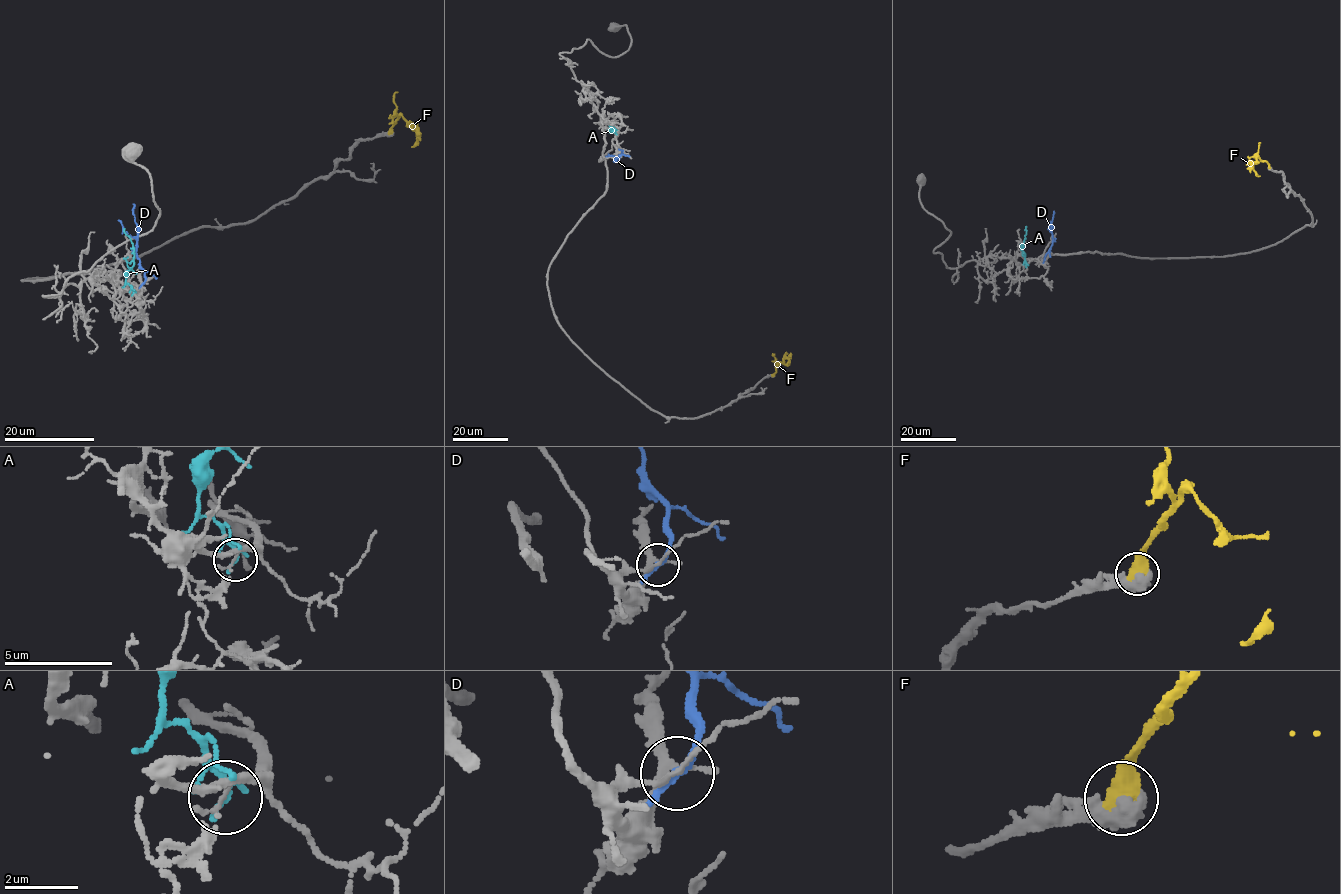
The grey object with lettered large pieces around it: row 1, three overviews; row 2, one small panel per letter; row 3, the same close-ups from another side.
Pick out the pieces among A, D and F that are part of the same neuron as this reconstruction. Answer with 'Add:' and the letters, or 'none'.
Add: F

